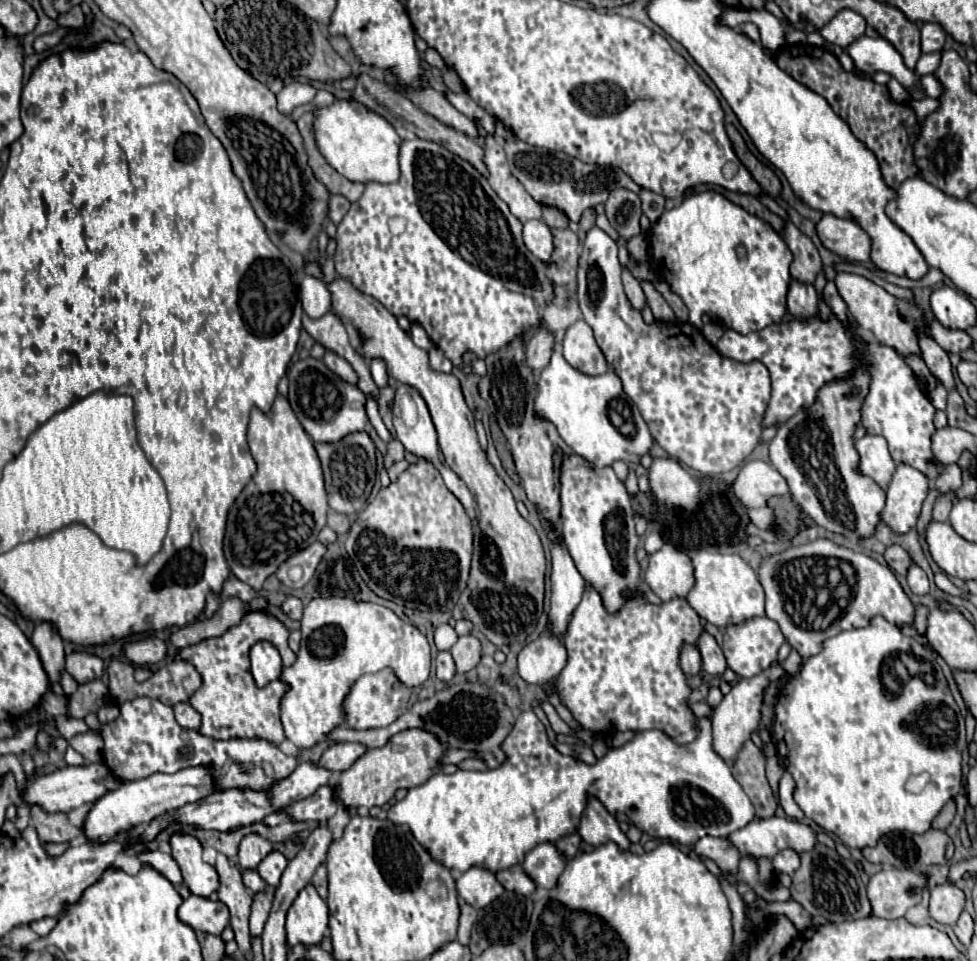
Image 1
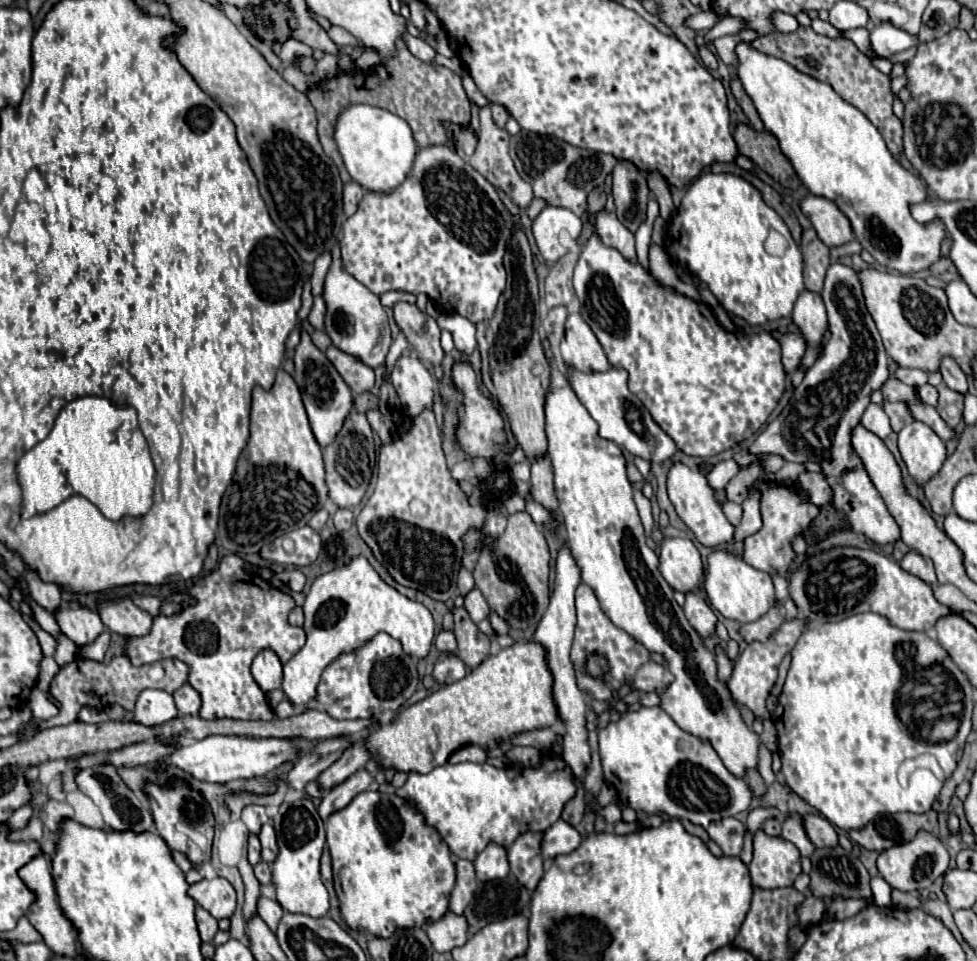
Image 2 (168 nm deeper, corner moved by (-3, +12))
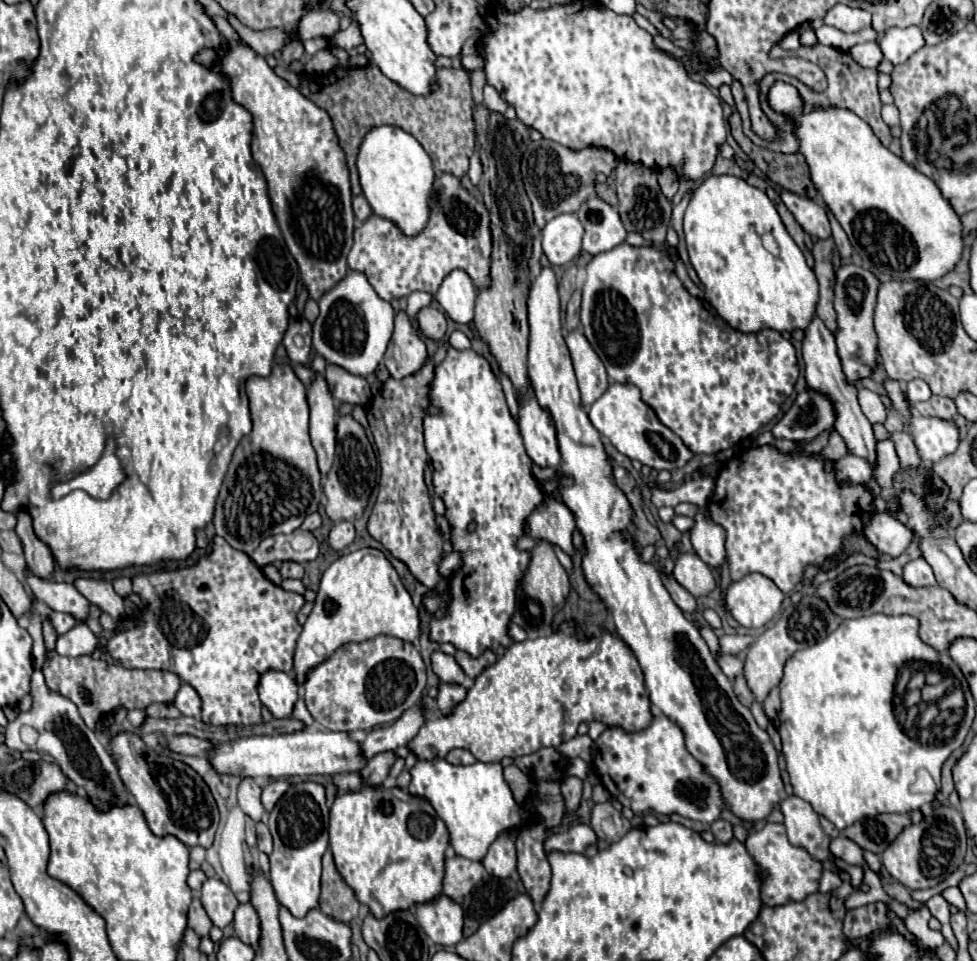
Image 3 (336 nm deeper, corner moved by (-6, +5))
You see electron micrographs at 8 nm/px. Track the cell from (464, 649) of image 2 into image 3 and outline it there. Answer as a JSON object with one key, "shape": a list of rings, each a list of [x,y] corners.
{"shape":[[[456,651],[454,659],[456,659],[456,663],[462,667],[462,671],[464,671],[470,679],[476,679],[476,677],[488,667],[488,661],[486,661],[484,655],[478,657],[478,659],[472,659],[468,653],[464,653],[464,651]]]}

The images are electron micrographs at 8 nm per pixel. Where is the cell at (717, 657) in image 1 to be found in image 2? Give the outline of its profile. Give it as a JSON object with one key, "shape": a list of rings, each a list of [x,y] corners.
{"shape":[[[685,594],[685,616],[689,624],[697,630],[697,634],[705,640],[715,634],[717,626],[717,616],[715,612],[707,606],[707,602],[699,594]]]}

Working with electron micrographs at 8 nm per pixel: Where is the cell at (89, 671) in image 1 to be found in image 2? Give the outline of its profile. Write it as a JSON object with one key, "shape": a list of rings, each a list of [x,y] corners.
{"shape":[[[69,604],[69,606],[61,606],[57,610],[55,616],[61,632],[79,648],[93,644],[103,632],[105,626],[99,618],[99,614],[79,606],[79,604]]]}

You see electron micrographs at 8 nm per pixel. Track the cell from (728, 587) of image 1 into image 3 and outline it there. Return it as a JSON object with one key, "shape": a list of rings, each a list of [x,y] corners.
{"shape":[[[750,573],[726,591],[726,607],[734,619],[748,629],[760,629],[776,617],[784,593],[762,573]]]}

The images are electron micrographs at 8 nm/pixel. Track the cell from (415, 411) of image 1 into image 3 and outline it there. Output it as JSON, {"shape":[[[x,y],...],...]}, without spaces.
{"shape":[[[406,309],[394,315],[394,333],[388,343],[384,363],[392,377],[402,379],[416,373],[426,359],[426,345],[418,333],[414,319],[408,317]]]}

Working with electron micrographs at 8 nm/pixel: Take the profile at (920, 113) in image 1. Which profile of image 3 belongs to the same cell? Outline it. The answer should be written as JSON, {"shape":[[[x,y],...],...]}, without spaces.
{"shape":[[[883,105],[881,110],[881,117],[883,121],[889,126],[893,127],[899,125],[899,111],[897,107],[892,105]]]}

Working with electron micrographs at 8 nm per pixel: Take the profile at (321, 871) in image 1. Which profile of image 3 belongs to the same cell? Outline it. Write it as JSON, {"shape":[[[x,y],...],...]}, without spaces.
{"shape":[[[326,851],[322,857],[322,893],[318,899],[318,909],[334,921],[350,923],[360,915],[360,907],[362,903],[338,873],[332,853]]]}

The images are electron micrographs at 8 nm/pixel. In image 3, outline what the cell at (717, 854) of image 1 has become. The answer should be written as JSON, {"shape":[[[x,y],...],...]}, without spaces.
{"shape":[[[718,819],[718,821],[712,823],[712,833],[714,833],[714,837],[718,841],[726,843],[726,841],[732,839],[732,825],[728,821],[724,821],[724,819]]]}

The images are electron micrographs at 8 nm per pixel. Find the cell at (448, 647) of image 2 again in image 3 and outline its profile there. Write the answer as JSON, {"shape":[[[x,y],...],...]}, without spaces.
{"shape":[[[442,651],[432,653],[432,669],[442,683],[454,683],[454,685],[464,683],[466,675],[464,675],[464,671],[460,671],[460,665],[456,663],[456,659]]]}

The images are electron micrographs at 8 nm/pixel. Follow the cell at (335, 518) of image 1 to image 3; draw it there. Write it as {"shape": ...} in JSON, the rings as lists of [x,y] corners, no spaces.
{"shape":[[[338,521],[338,523],[332,527],[330,535],[328,535],[328,543],[330,543],[330,547],[332,547],[334,551],[344,549],[344,547],[350,545],[352,541],[354,541],[354,525],[352,525],[352,521]]]}

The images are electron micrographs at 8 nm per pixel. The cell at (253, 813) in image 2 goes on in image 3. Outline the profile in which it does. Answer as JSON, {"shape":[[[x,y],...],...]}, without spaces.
{"shape":[[[242,777],[240,785],[238,785],[238,803],[242,807],[242,811],[252,817],[254,821],[260,821],[264,815],[264,807],[260,803],[260,787],[252,777]]]}

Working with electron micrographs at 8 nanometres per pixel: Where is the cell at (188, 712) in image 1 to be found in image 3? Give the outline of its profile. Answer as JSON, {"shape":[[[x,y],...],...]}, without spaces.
{"shape":[[[182,683],[182,687],[176,693],[174,705],[178,707],[178,711],[186,717],[194,717],[200,719],[200,695],[196,693],[196,689],[188,683]]]}

